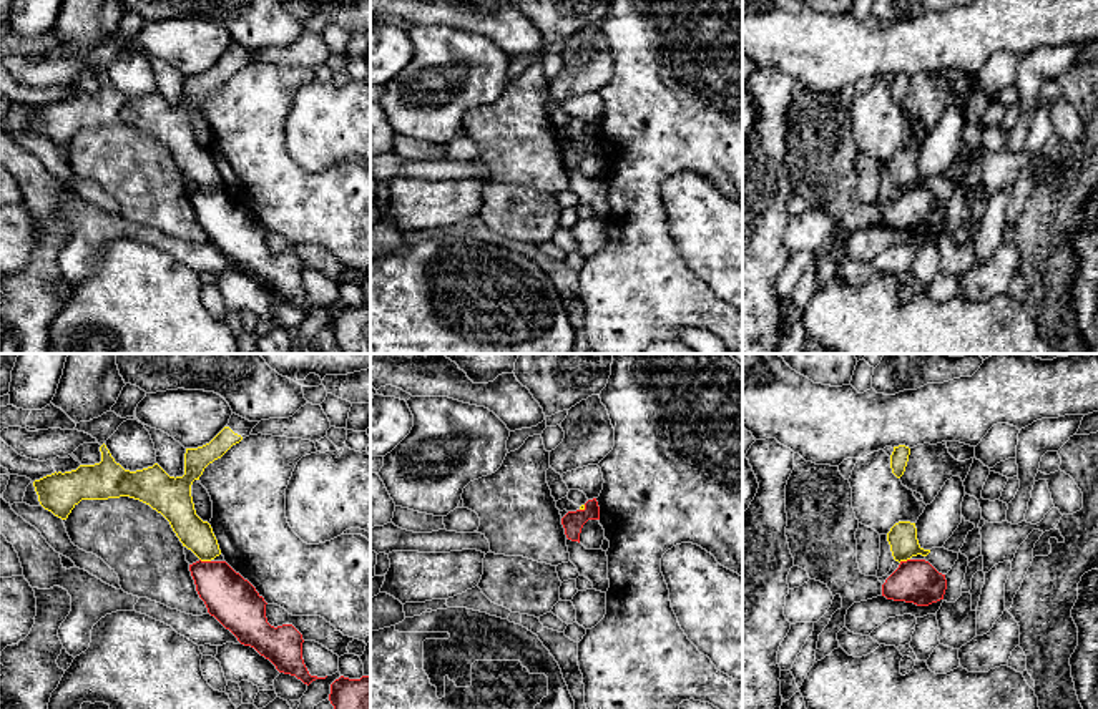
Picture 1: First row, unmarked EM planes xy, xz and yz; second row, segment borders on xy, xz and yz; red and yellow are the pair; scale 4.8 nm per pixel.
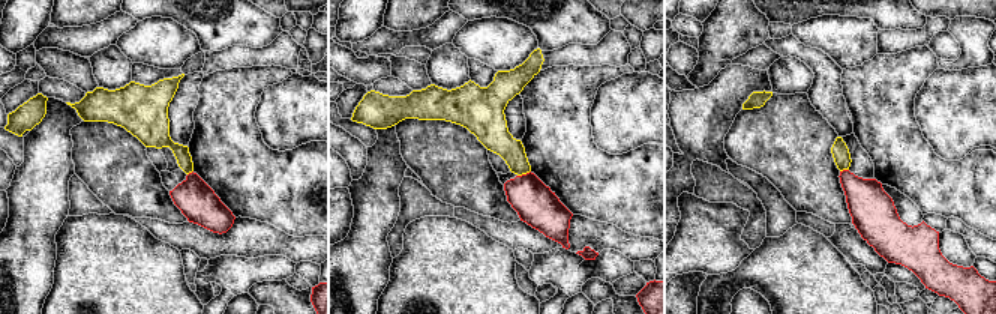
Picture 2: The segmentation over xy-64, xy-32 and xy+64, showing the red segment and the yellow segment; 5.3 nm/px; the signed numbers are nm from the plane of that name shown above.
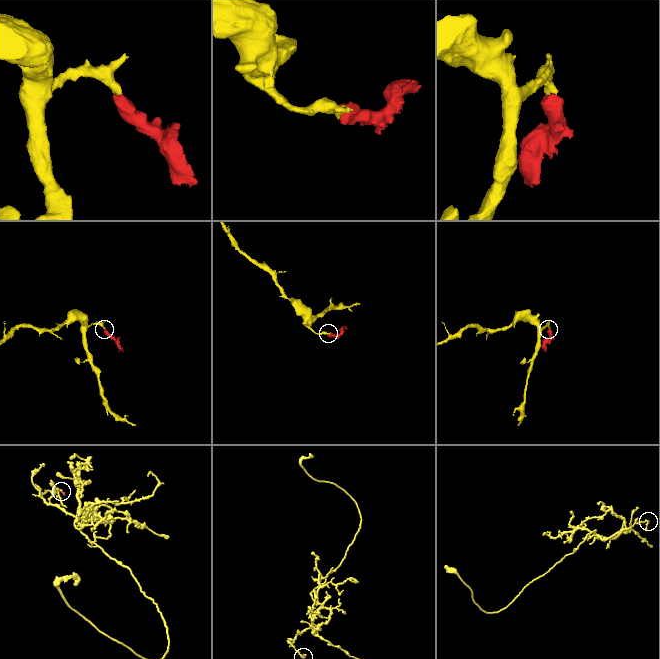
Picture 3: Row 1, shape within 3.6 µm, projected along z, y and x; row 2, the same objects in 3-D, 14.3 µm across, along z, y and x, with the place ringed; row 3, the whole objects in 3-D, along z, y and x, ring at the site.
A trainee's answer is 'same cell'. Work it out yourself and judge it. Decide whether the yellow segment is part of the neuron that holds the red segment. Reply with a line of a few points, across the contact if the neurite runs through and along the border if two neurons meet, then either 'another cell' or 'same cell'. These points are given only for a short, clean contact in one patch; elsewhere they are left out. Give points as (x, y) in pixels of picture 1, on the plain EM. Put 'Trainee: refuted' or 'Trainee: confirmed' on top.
Trainee: refuted
line xy (200, 186), (210, 190); another cell

